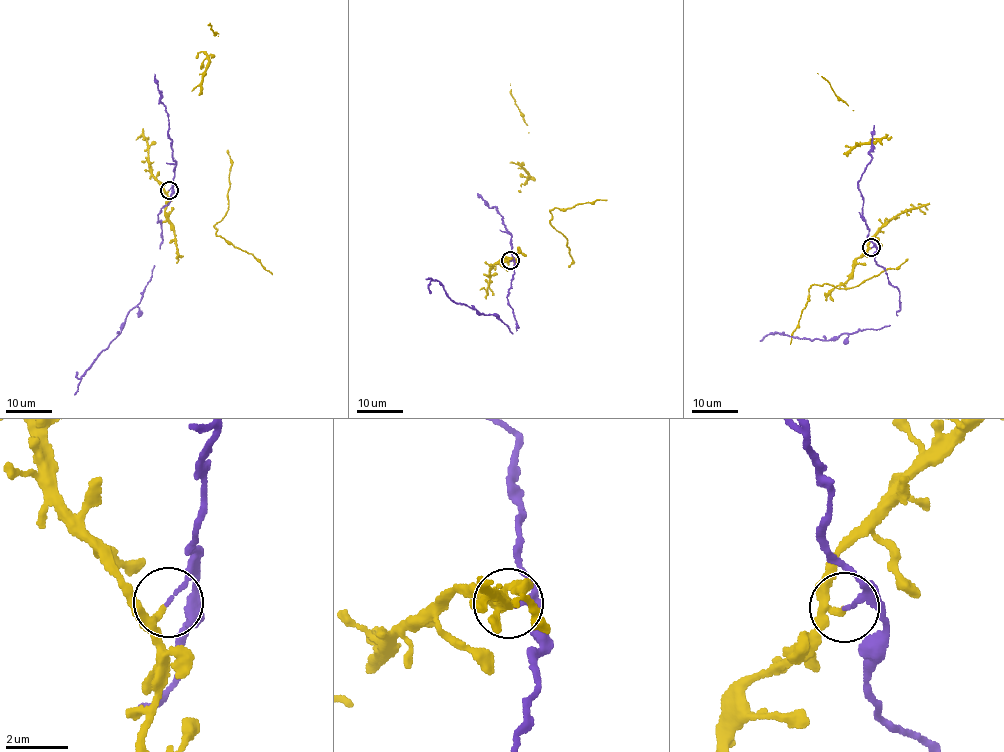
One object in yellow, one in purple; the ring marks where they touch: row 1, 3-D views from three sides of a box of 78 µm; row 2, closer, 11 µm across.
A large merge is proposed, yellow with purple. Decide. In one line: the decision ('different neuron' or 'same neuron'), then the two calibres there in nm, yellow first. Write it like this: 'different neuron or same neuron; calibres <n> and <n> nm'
different neuron; calibres 160 and 110 nm

